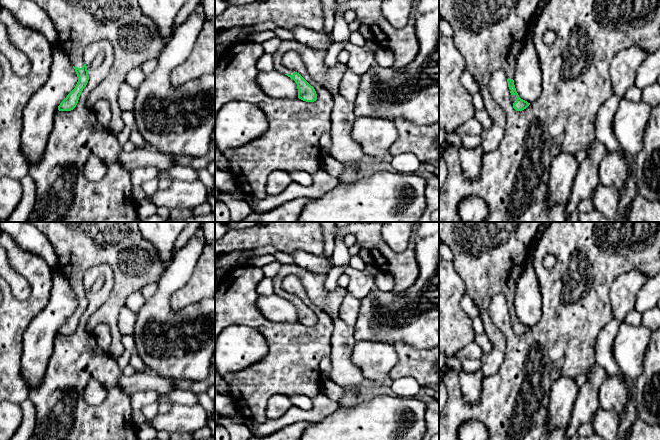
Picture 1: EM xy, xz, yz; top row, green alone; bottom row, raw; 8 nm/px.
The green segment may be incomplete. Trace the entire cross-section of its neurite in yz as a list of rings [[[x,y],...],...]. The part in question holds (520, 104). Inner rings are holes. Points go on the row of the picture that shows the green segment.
[[[439,0],[439,17],[451,26],[454,44],[461,53],[466,68],[474,77],[485,110],[493,120],[492,126],[481,133],[481,146],[484,153],[498,149],[506,127],[506,112],[490,93],[489,80],[493,72],[499,69],[505,71],[513,108],[516,111],[522,111],[530,105],[519,97],[513,77],[531,19],[536,14],[540,2],[541,0]]]

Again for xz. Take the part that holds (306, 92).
[[[282,40],[278,50],[272,54],[274,58],[274,69],[295,81],[298,89],[298,98],[306,102],[317,100],[317,94],[299,73],[289,70],[283,65],[283,57],[288,51],[298,52],[303,60],[309,75],[332,95],[338,93],[338,88],[348,67],[347,64],[337,62],[332,68],[328,69],[325,65],[327,51],[316,49],[296,40]]]

